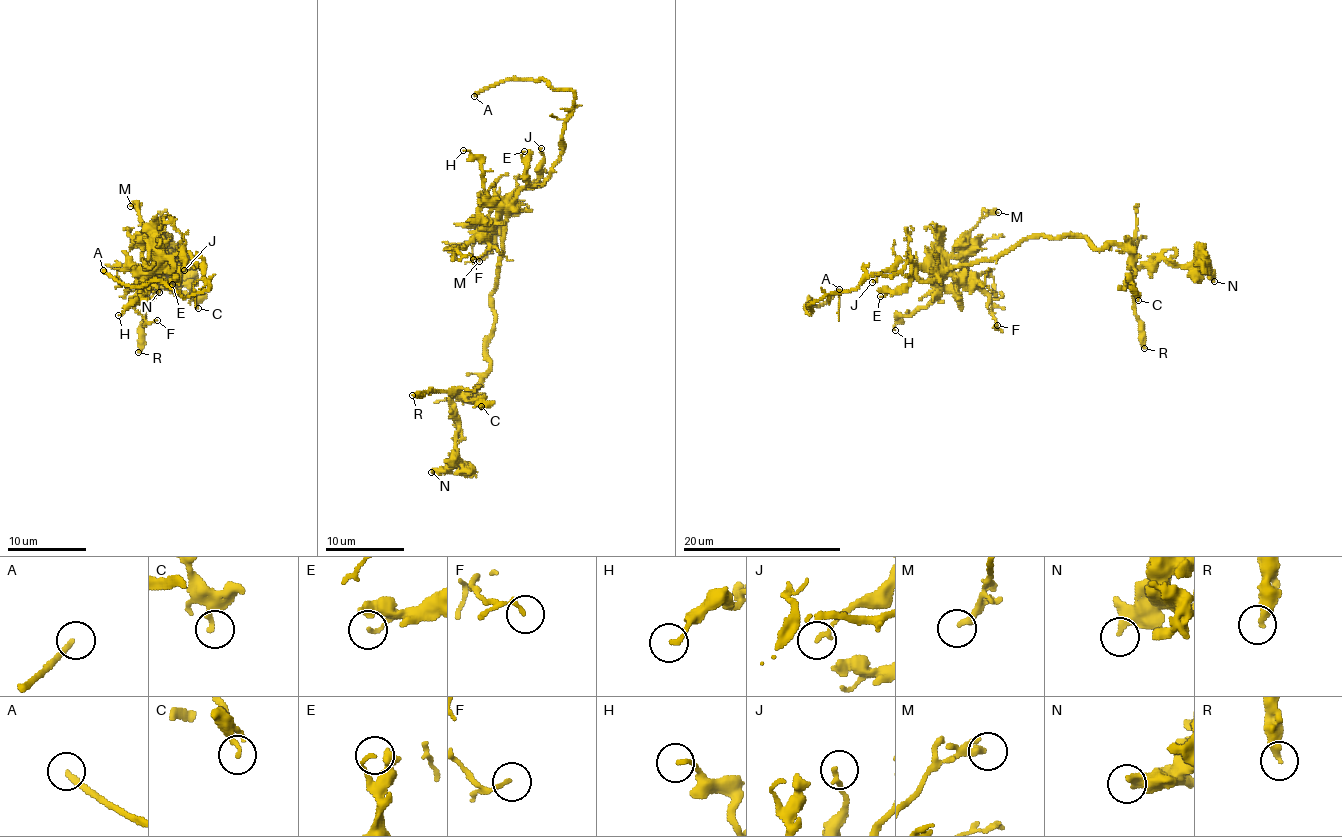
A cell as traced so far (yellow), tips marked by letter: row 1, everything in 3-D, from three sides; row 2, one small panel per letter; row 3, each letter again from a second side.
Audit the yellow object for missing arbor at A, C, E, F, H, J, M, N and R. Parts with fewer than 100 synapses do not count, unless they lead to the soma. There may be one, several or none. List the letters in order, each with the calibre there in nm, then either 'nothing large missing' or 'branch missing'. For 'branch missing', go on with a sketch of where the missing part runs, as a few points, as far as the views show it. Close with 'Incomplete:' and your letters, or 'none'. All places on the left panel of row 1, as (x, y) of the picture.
A: calibre 220 nm; branch missing
C: calibre 200 nm; nothing large missing
E: calibre 120 nm; nothing large missing
F: calibre 150 nm; nothing large missing
H: calibre 160 nm; nothing large missing
J: calibre 180 nm; nothing large missing
M: calibre 280 nm; nothing large missing
N: calibre 360 nm; nothing large missing
R: calibre 240 nm; nothing large missing
Incomplete: A

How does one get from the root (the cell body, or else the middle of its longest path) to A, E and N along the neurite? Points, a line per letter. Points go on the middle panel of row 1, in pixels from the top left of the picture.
A: (505, 227), (506, 203), (521, 189), (541, 187), (558, 158), (574, 93), (542, 79), (514, 78), (474, 96)
E: (505, 227), (506, 203), (518, 191), (529, 189), (533, 184), (528, 182), (526, 160), (521, 155), (524, 151)
N: (505, 227), (491, 296), (494, 330), (485, 348), (489, 371), (469, 394), (453, 398), (454, 459), (431, 472)

